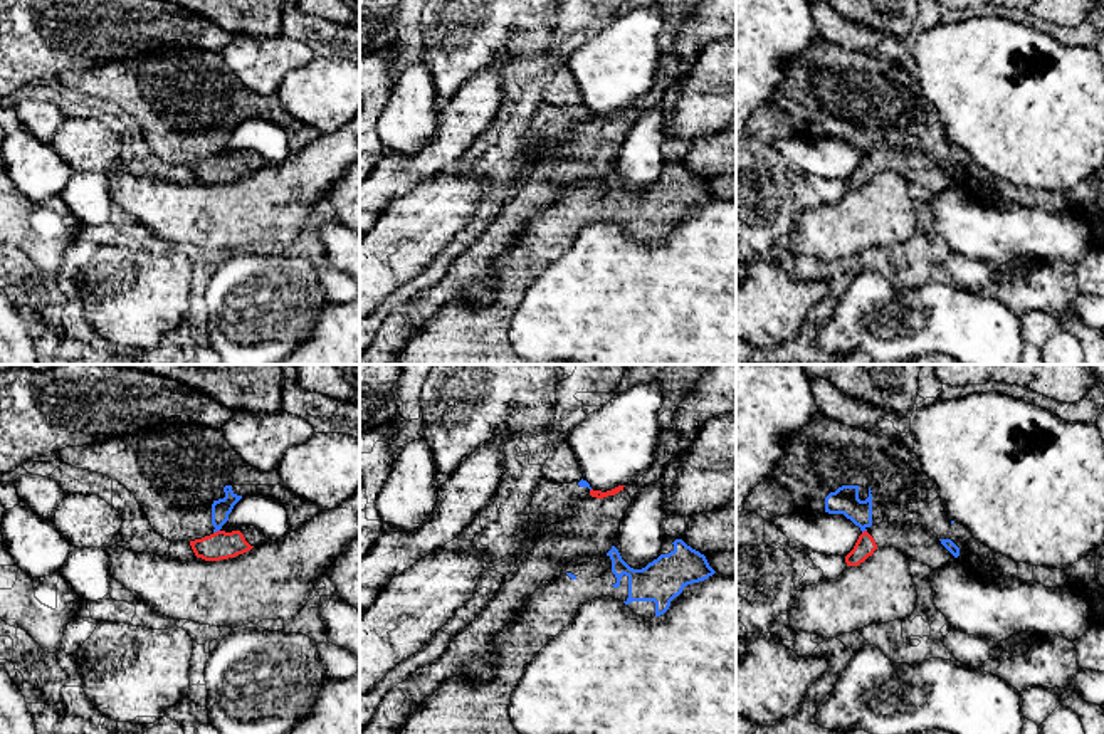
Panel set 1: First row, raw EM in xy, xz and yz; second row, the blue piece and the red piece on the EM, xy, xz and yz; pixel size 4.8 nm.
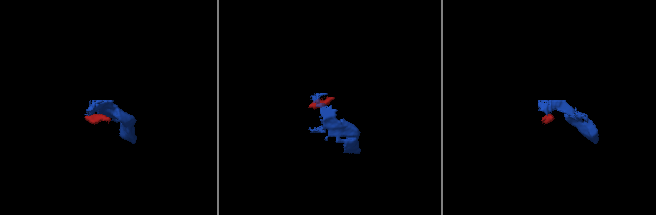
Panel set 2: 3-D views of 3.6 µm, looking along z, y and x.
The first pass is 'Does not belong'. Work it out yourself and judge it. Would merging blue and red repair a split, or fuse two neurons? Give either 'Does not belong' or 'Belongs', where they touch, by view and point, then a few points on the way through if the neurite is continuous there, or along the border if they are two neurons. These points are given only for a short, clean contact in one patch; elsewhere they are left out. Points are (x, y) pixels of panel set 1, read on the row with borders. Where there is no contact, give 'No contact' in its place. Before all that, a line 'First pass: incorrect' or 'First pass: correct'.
First pass: correct
Does not belong. Touches blue at xy (215, 531). Boundary: xy (219, 529), (214, 533)

